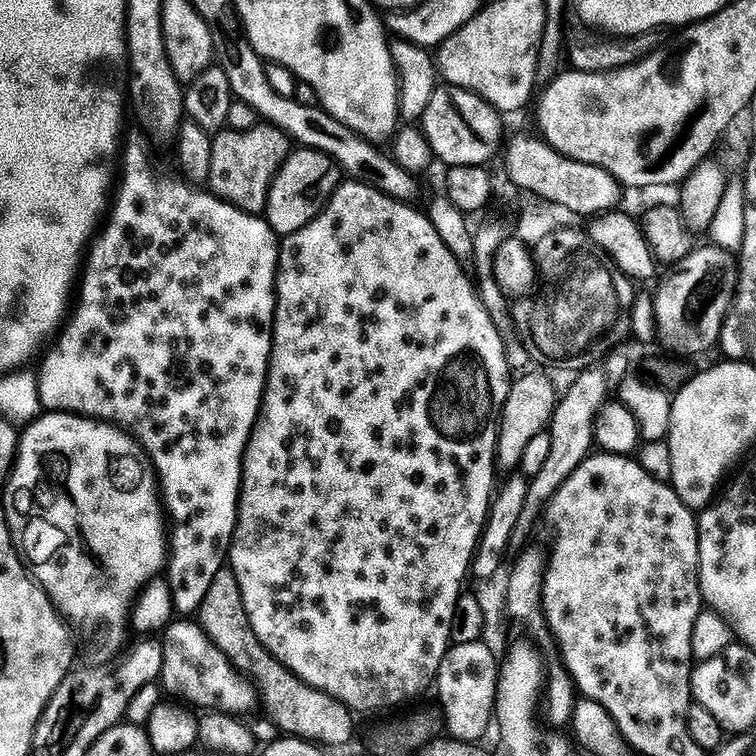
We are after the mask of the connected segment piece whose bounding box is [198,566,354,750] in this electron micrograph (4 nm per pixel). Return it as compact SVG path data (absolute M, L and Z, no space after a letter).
M231 567L218 570L200 607L198 623L237 673L251 681L258 693L259 703L262 708L264 704L269 718L284 731L281 733L298 740L309 740L311 744L319 744L328 750L351 742L354 716L350 709L330 694L298 679L287 666L266 650L266 646L262 646L258 634L254 634L250 626L250 618L242 602L242 590Z

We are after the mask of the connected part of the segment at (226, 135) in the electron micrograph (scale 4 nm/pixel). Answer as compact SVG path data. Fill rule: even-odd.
M261 122L246 132L221 130L212 136L212 157L207 187L213 196L241 208L244 212L263 213L274 178L280 173L294 144L286 133L272 124Z

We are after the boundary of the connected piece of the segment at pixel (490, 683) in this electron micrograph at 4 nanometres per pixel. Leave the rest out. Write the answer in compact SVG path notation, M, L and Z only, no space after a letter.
M481 641L466 645L452 644L442 658L442 666L436 675L434 692L440 695L439 707L444 713L446 732L453 740L475 745L491 729L496 714L496 695L499 690L500 669L498 656Z

